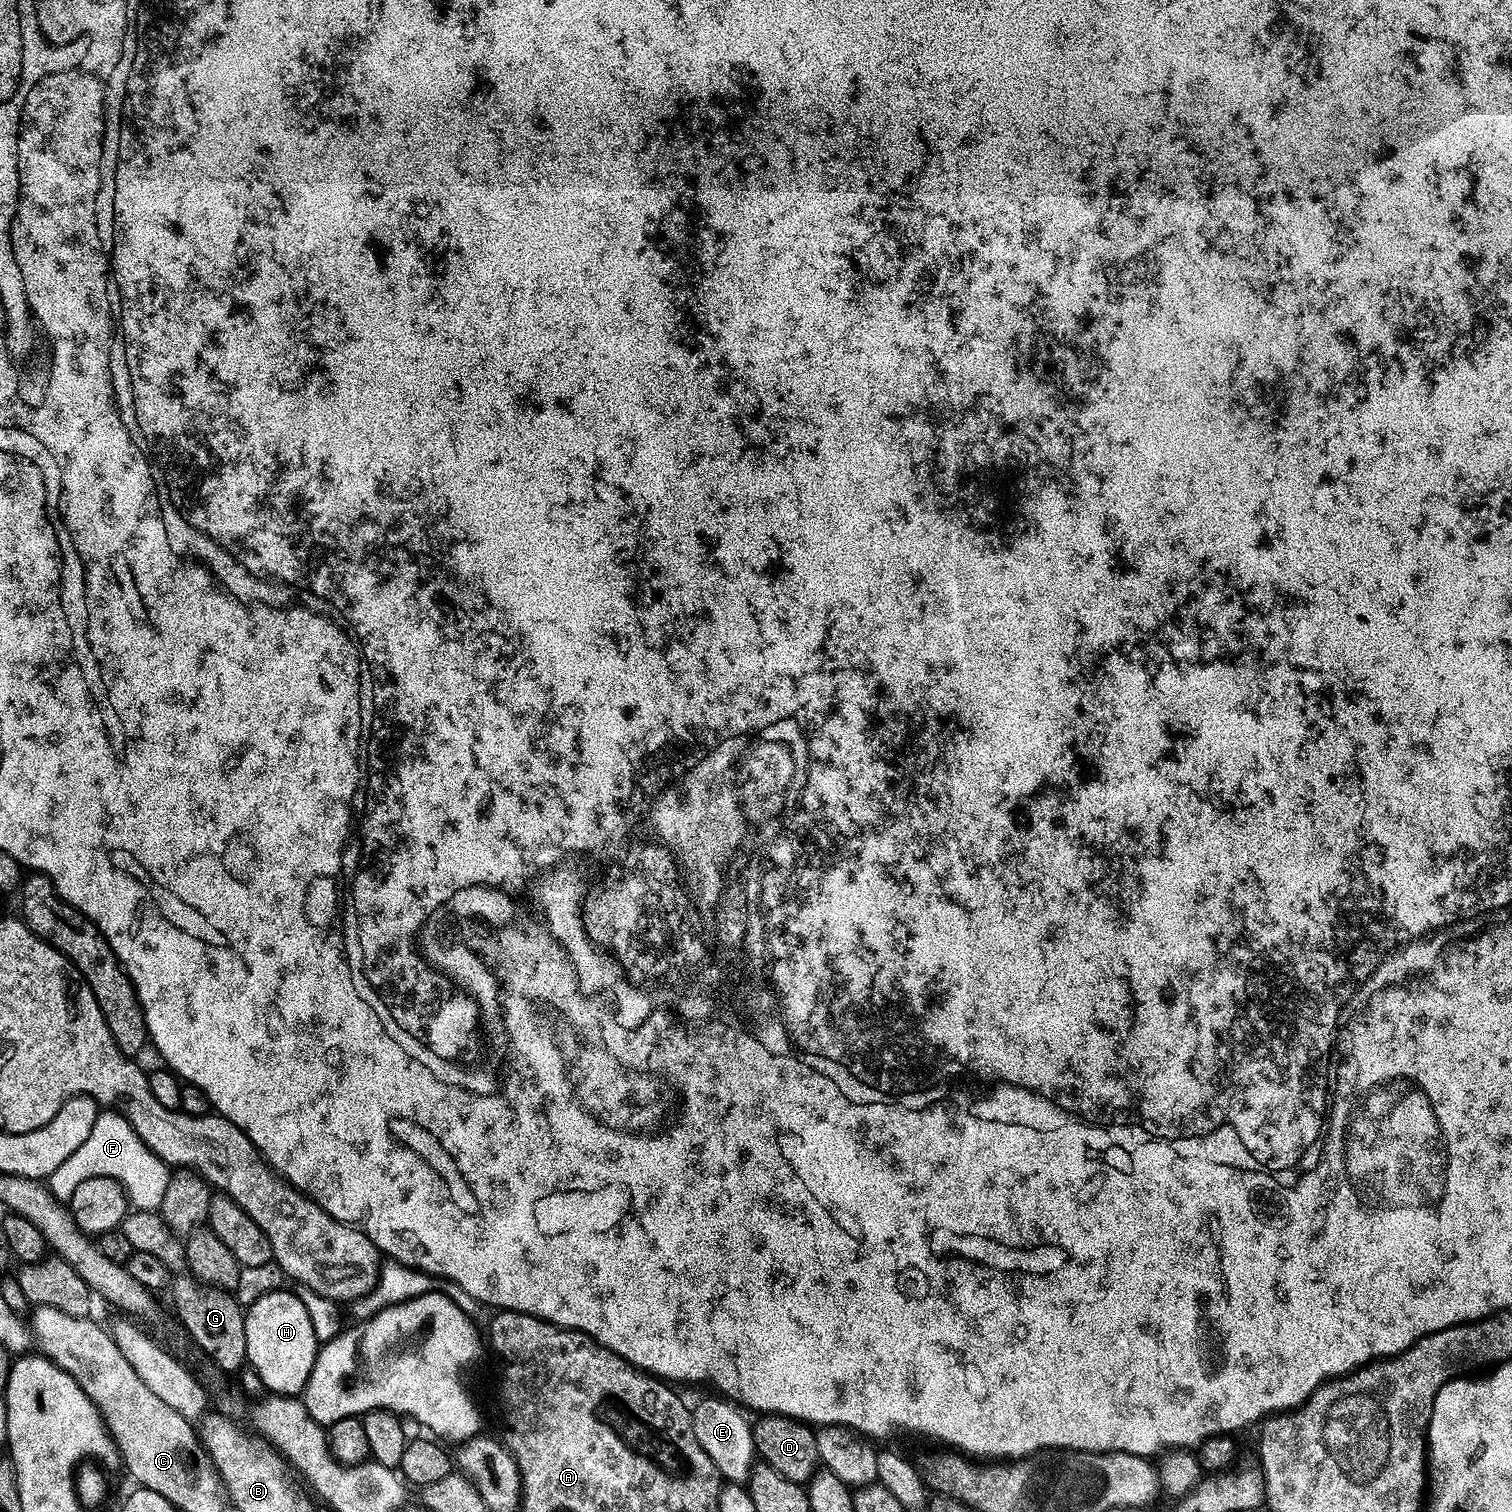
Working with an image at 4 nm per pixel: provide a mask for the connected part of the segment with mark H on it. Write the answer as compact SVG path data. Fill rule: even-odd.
M295 1291L271 1292L258 1298L258 1302L247 1305L244 1325L247 1363L257 1372L265 1389L278 1396L296 1396L303 1393L311 1368L315 1364L318 1341L314 1326L310 1326L310 1314L306 1314L306 1306L302 1306Z

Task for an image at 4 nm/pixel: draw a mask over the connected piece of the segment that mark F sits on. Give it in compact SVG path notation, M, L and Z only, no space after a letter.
M104 1110L97 1115L90 1138L86 1138L86 1142L82 1142L82 1146L78 1146L78 1150L74 1150L74 1154L70 1154L70 1158L66 1158L66 1162L62 1162L62 1166L58 1166L58 1170L47 1177L46 1187L57 1200L68 1202L81 1182L95 1176L114 1178L120 1183L133 1209L156 1210L166 1194L170 1168L144 1145L134 1126L130 1126L130 1122L119 1111Z

